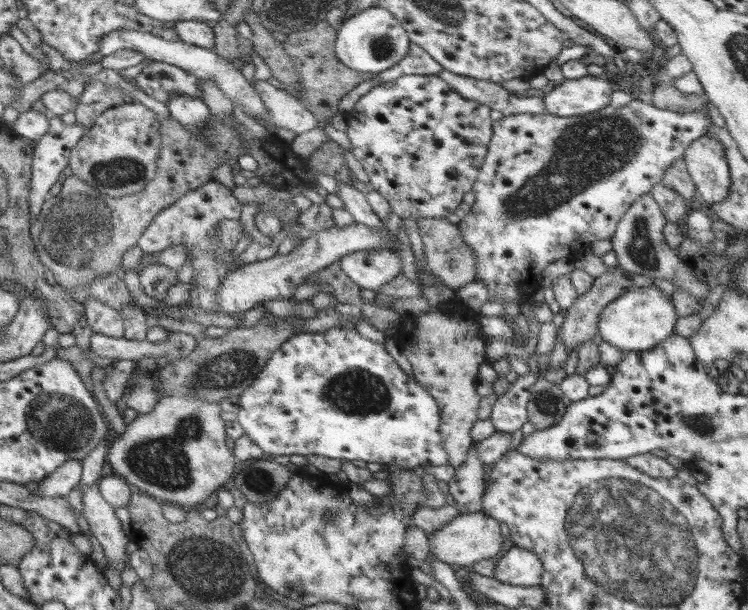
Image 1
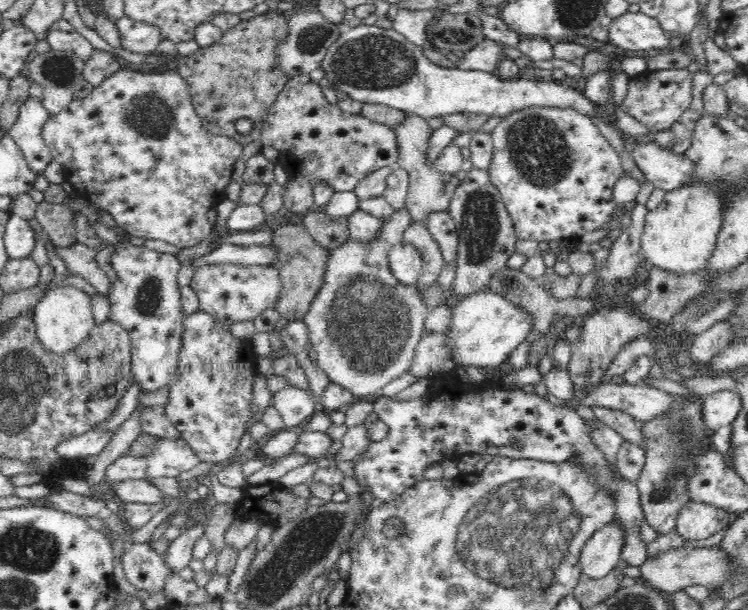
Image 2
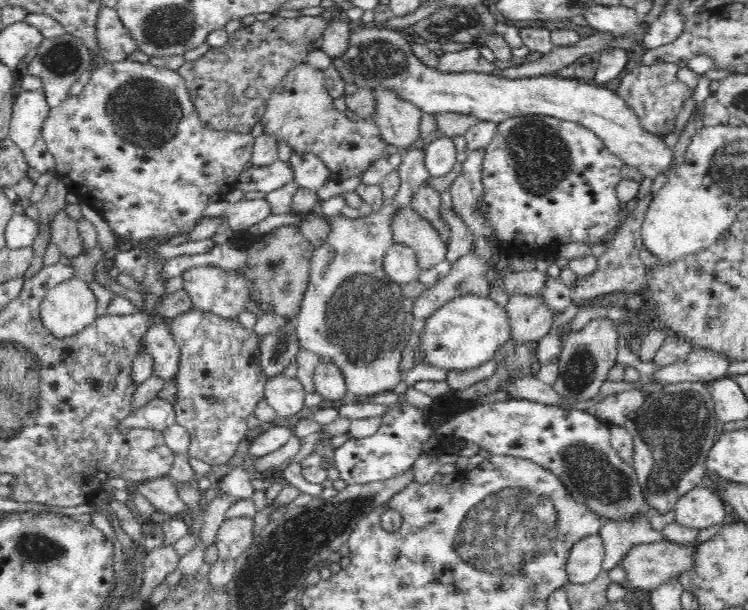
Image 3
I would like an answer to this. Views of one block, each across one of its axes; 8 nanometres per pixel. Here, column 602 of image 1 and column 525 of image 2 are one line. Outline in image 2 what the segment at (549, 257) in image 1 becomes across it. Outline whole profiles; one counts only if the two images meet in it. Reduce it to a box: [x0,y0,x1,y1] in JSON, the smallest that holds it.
[488,107,623,242]

